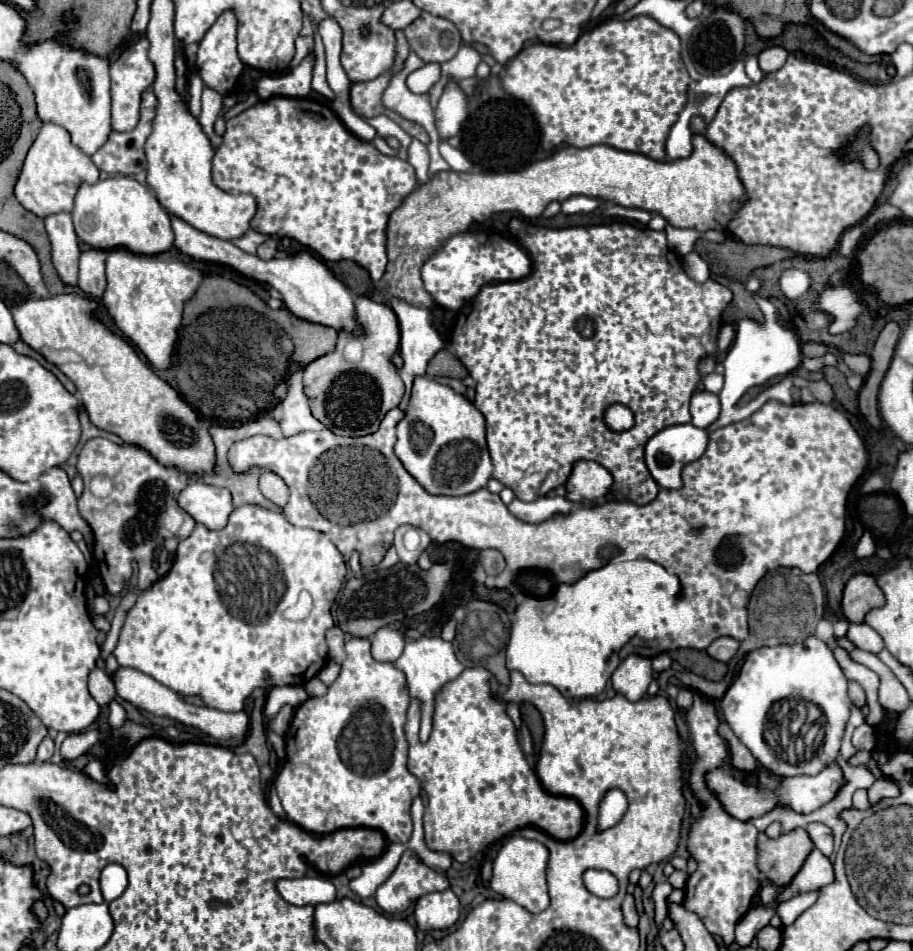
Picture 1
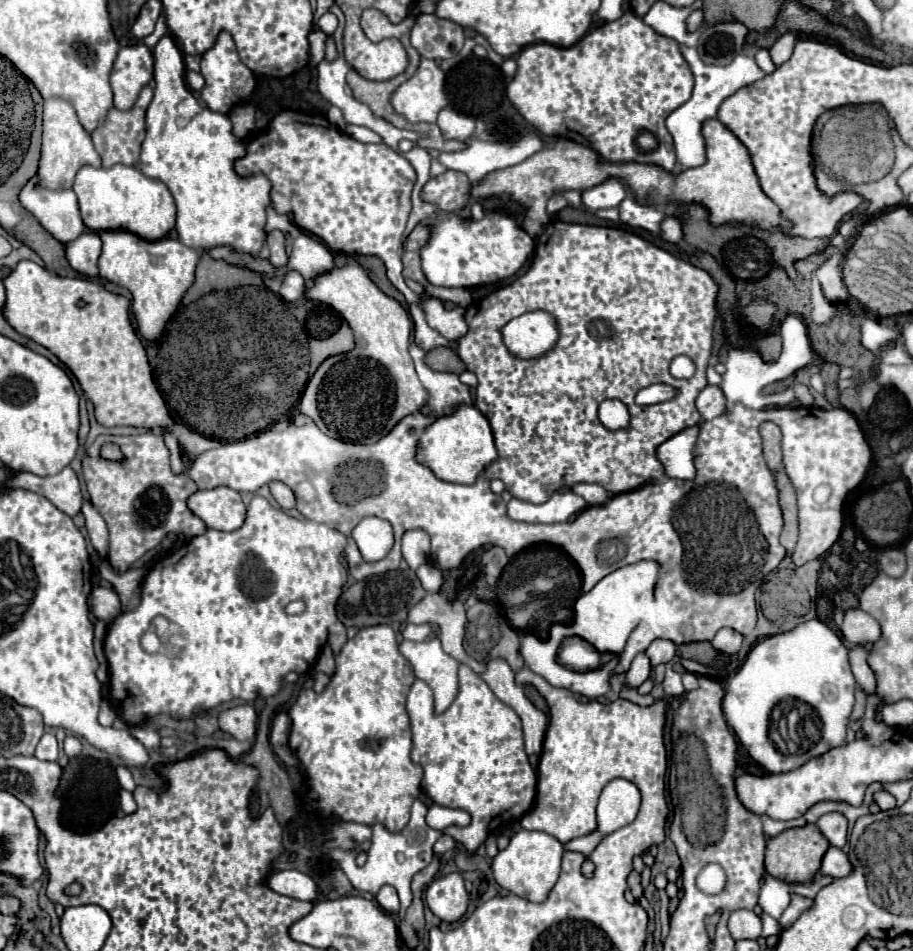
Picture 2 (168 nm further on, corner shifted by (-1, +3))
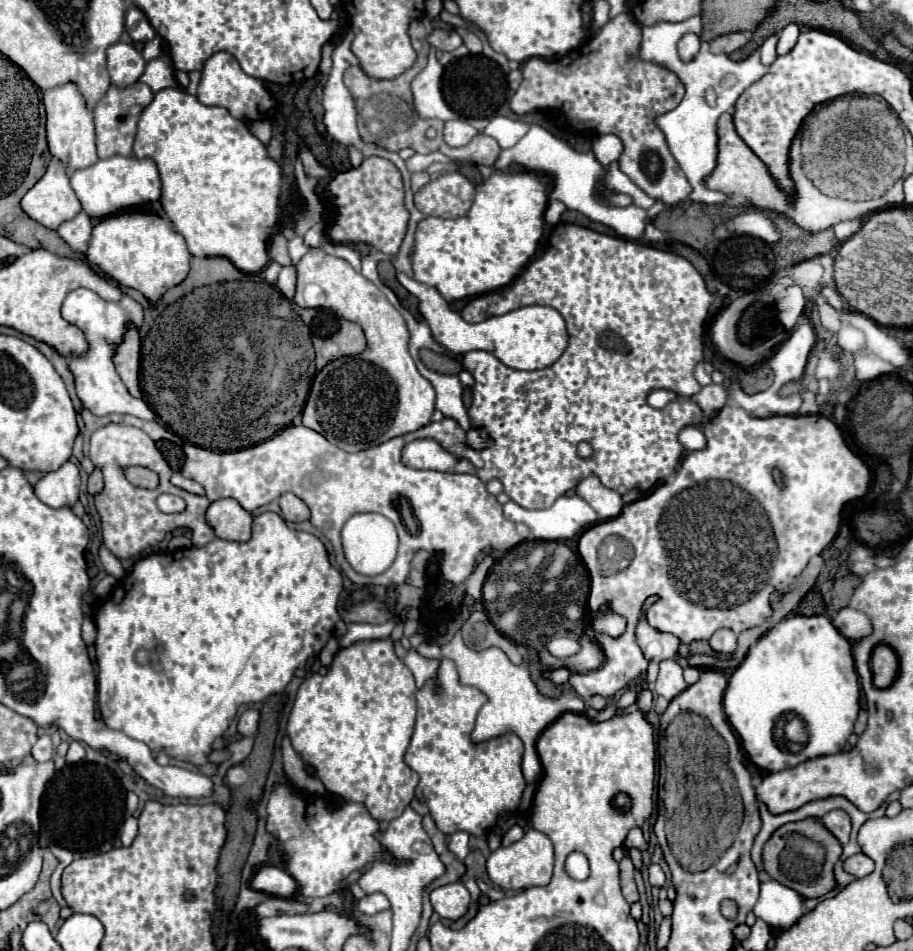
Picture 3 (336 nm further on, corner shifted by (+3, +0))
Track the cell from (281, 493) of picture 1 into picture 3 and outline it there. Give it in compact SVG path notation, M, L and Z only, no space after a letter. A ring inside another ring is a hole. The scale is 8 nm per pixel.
M284 492L280 496L278 504L280 504L280 510L282 510L284 518L290 520L290 522L302 522L302 520L310 518L308 506L300 498L296 498L294 494L290 494L290 492Z

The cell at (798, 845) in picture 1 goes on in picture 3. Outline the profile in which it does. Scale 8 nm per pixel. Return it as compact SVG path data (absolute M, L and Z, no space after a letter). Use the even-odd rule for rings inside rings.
M816 818L790 822L778 828L764 846L764 870L770 878L790 886L806 898L818 898L834 888L834 864L842 852L840 842ZM824 846L824 848L822 848Z

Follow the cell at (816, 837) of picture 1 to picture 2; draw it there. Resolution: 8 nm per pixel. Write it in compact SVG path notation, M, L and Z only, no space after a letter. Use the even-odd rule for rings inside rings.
M826 813L816 821L818 829L834 847L844 847L848 843L848 821L842 813Z

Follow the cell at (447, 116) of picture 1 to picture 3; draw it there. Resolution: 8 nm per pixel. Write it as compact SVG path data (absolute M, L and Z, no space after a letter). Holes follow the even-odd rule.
M448 120L444 124L444 140L448 146L464 146L476 136L476 128L466 124L464 120Z

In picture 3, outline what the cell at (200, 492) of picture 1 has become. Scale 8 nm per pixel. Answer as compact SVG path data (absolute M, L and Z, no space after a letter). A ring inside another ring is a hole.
M220 498L206 508L206 522L222 540L244 542L250 538L252 514L244 510L234 498Z

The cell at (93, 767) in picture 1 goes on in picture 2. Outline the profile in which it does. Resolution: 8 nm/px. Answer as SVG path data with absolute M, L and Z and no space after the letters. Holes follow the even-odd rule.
M120 789L120 807L122 807L122 811L124 811L126 815L130 815L130 813L134 813L134 811L138 809L138 807L136 807L136 801L134 801L134 797L132 797L132 793Z

